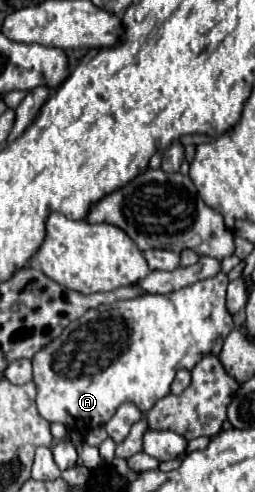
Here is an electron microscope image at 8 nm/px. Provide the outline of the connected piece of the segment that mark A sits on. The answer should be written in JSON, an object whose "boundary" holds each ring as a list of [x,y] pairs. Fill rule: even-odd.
{"boundary":[[[224,272],[214,278],[200,280],[172,294],[140,294],[130,300],[118,300],[110,306],[88,310],[82,318],[70,322],[64,332],[48,346],[38,350],[32,358],[32,380],[38,388],[38,412],[48,422],[60,422],[68,430],[86,432],[90,426],[104,426],[120,404],[134,404],[144,416],[148,410],[170,392],[170,384],[178,370],[190,370],[202,356],[218,354],[234,318],[226,310],[226,284]]]}

